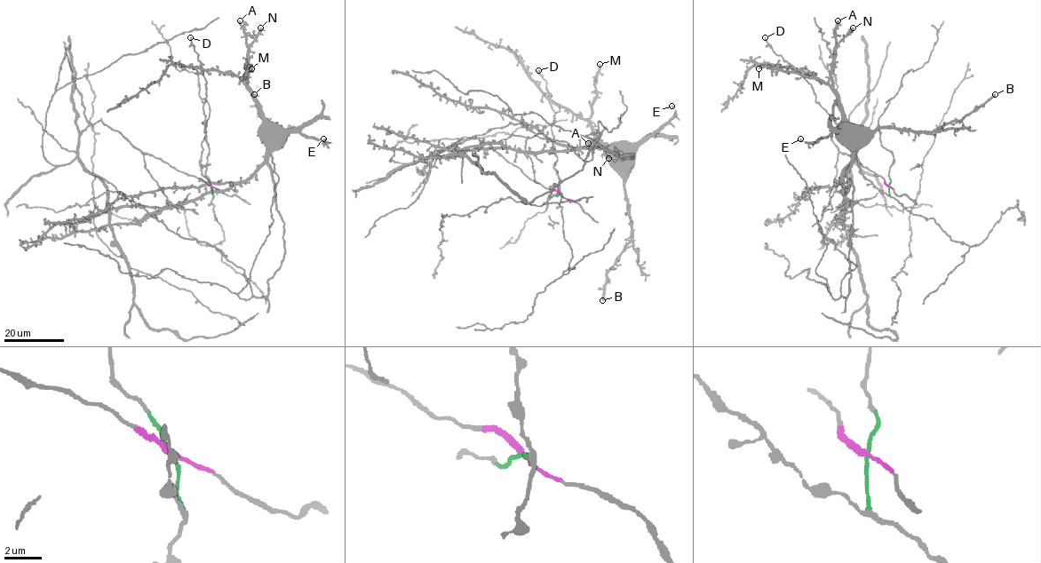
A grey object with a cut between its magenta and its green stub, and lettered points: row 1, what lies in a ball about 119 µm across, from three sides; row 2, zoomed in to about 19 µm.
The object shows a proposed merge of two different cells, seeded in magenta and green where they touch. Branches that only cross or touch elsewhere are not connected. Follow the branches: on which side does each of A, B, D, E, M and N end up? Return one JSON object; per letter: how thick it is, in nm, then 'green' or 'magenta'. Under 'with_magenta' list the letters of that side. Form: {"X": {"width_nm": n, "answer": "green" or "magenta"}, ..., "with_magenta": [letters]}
{"A": {"width_nm": 460, "answer": "green"}, "B": {"width_nm": 420, "answer": "green"}, "D": {"width_nm": 180, "answer": "green"}, "E": {"width_nm": 240, "answer": "green"}, "M": {"width_nm": 380, "answer": "green"}, "N": {"width_nm": 440, "answer": "green"}, "with_magenta": []}

